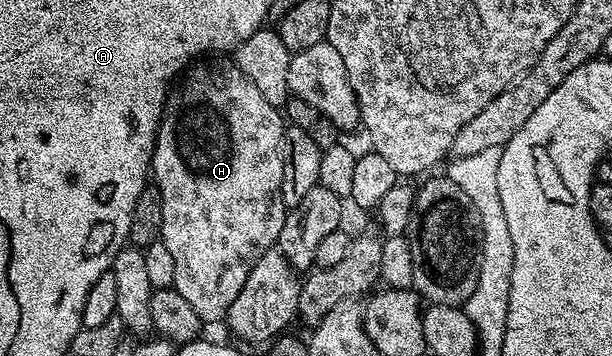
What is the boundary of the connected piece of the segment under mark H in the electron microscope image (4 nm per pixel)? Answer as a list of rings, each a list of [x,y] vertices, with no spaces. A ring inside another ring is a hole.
[[[217,57],[214,63],[197,61],[192,64],[176,80],[175,86],[165,96],[165,108],[161,114],[161,121],[157,125],[157,140],[153,146],[153,161],[151,164],[151,179],[159,189],[163,201],[163,225],[161,226],[160,242],[167,245],[171,257],[175,260],[175,281],[172,290],[179,292],[195,313],[206,324],[213,323],[216,319],[224,320],[231,309],[231,301],[239,297],[239,289],[243,289],[251,269],[255,269],[255,261],[263,257],[276,244],[279,233],[283,233],[287,208],[281,196],[283,185],[283,161],[281,160],[281,132],[283,130],[283,115],[278,108],[265,100],[263,93],[251,85],[249,78],[238,69],[236,62],[224,63],[224,58]]]

